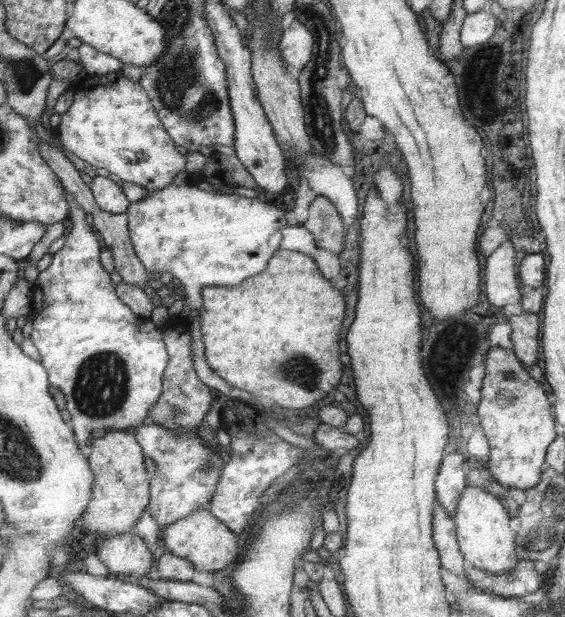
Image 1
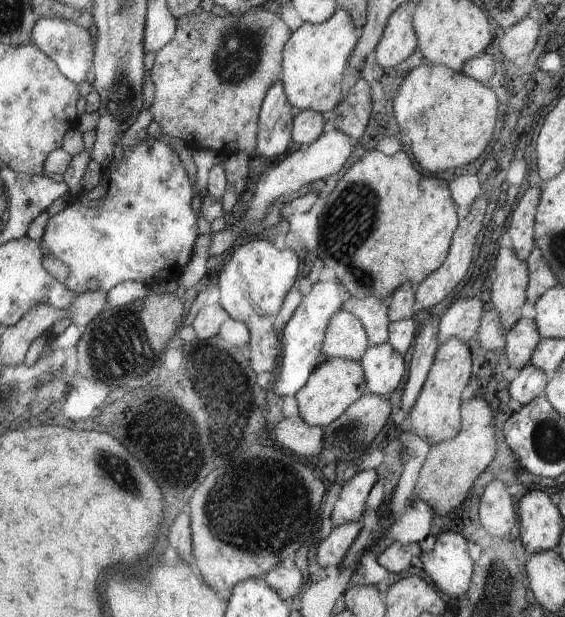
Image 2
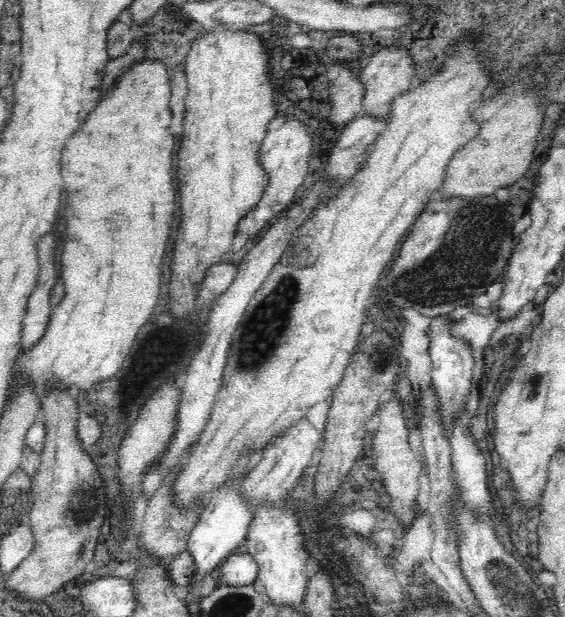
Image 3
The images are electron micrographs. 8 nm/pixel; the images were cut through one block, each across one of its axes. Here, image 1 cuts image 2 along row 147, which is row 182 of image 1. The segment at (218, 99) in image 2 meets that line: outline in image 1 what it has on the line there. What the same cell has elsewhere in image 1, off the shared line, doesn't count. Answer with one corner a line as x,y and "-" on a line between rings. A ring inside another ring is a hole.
213,152
207,160
205,166
197,172
189,174
189,184
203,184
207,182
213,190
221,192
225,188
259,188
259,182
255,180
255,176
249,172
247,166
243,166
243,162
237,158
237,154
233,156
225,156
219,152

